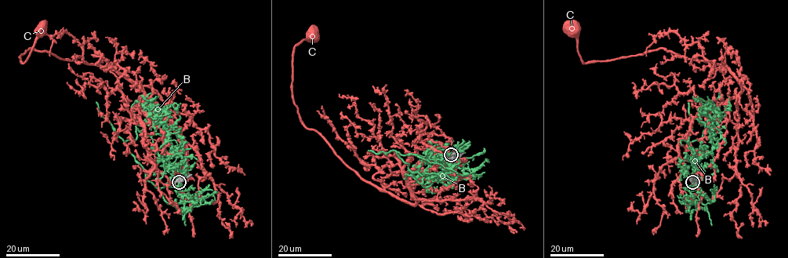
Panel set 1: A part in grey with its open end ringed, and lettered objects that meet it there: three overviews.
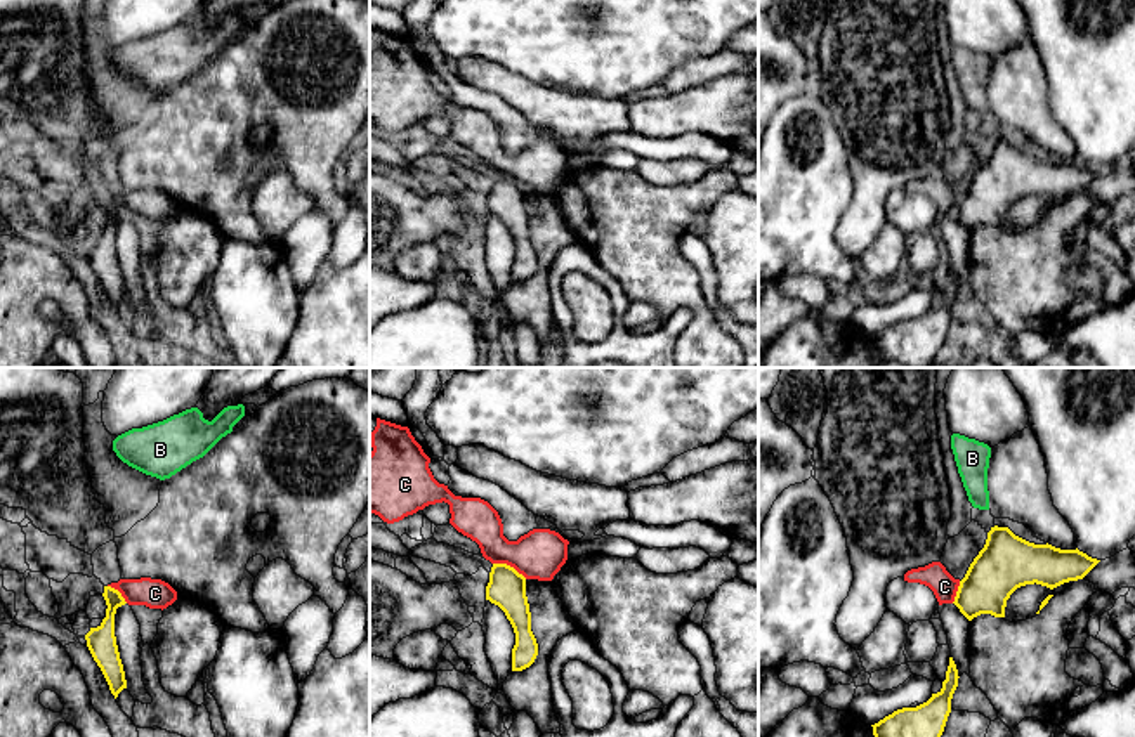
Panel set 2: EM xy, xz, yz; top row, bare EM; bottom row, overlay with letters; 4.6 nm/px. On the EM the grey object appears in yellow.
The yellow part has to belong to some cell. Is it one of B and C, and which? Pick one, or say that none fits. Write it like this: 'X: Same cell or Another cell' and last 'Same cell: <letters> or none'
B: Same cell
C: Another cell
Same cell: B

